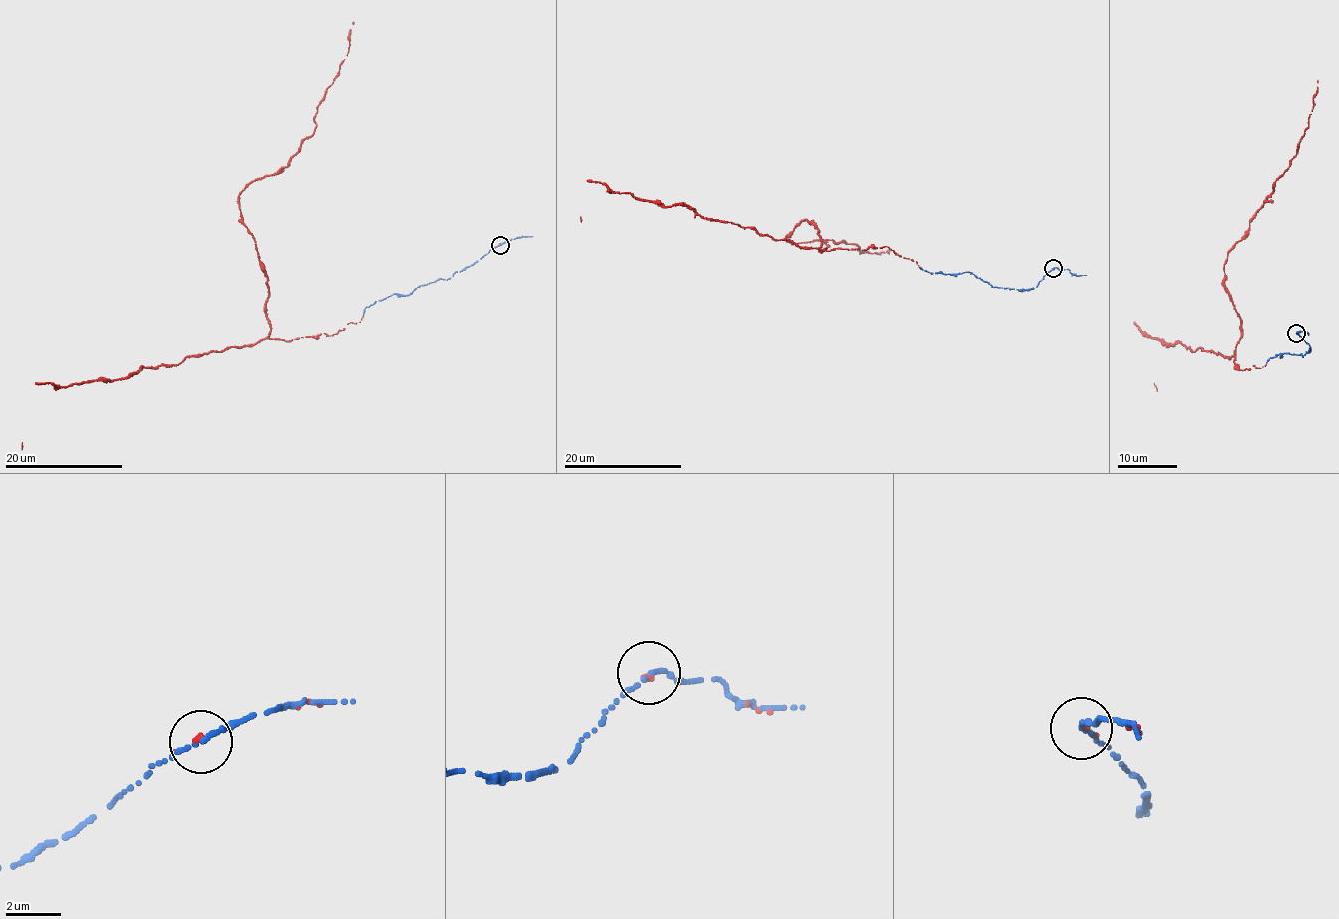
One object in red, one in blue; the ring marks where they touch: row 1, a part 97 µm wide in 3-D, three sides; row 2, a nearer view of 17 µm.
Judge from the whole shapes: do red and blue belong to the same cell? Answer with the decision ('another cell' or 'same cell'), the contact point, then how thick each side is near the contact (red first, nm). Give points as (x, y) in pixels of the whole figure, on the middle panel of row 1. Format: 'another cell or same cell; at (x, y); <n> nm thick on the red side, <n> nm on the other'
same cell; at (1053, 268); 200 nm thick on the red side, 160 nm on the other

